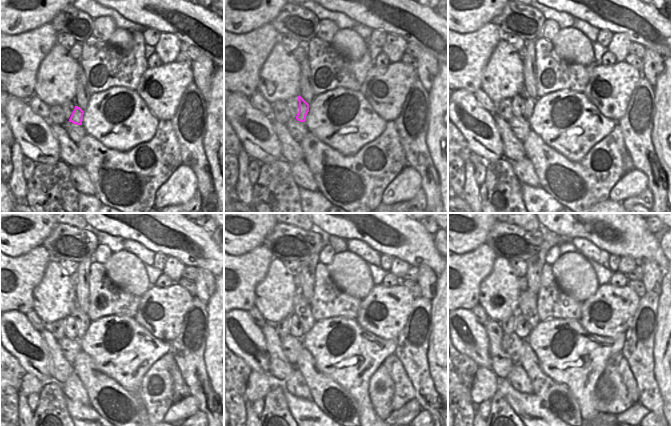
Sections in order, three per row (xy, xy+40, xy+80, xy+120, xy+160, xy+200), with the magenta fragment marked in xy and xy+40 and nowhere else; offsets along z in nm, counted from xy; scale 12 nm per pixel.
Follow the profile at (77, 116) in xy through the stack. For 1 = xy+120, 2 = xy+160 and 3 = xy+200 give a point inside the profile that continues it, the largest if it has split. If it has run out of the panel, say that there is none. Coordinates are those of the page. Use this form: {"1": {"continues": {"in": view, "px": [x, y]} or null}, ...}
{"1": {"continues": {"in": "xy+120", "px": [83, 322]}}, "2": {"continues": {"in": "xy+160", "px": [302, 309]}}, "3": {"continues": {"in": "xy+200", "px": [527, 304]}}}

